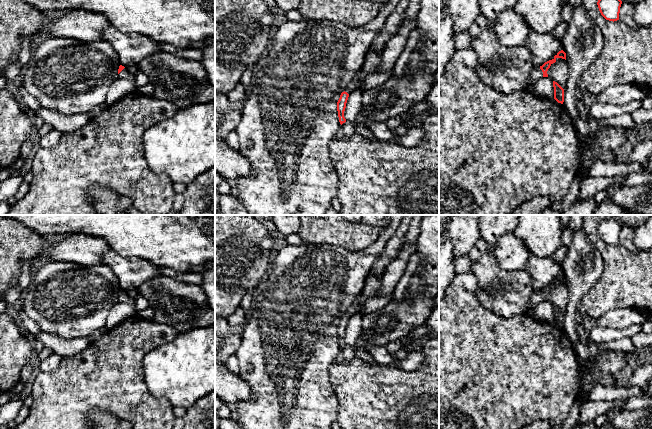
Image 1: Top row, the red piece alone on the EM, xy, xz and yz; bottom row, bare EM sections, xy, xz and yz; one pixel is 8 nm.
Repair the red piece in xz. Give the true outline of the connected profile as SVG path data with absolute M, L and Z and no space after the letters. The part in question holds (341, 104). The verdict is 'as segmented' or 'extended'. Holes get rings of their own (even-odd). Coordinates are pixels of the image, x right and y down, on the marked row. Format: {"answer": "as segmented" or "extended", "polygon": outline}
{"answer": "extended", "polygon": "M360 71L354 76L352 81L347 85L346 90L341 93L340 98L337 102L337 111L338 111L338 117L339 122L342 125L346 122L346 119L344 117L344 111L346 108L346 103L349 97L349 94L354 92L355 90L361 89L361 85L363 84L362 79L360 77Z"}

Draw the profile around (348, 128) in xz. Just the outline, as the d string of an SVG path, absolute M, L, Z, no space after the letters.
M346 121L341 125L341 132L343 134L343 138L348 138L354 134L357 134L355 123L356 122Z

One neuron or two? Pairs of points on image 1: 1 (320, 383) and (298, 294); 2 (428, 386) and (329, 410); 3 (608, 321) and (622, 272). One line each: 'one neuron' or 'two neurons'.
1: one neuron
2: two neurons
3: two neurons

